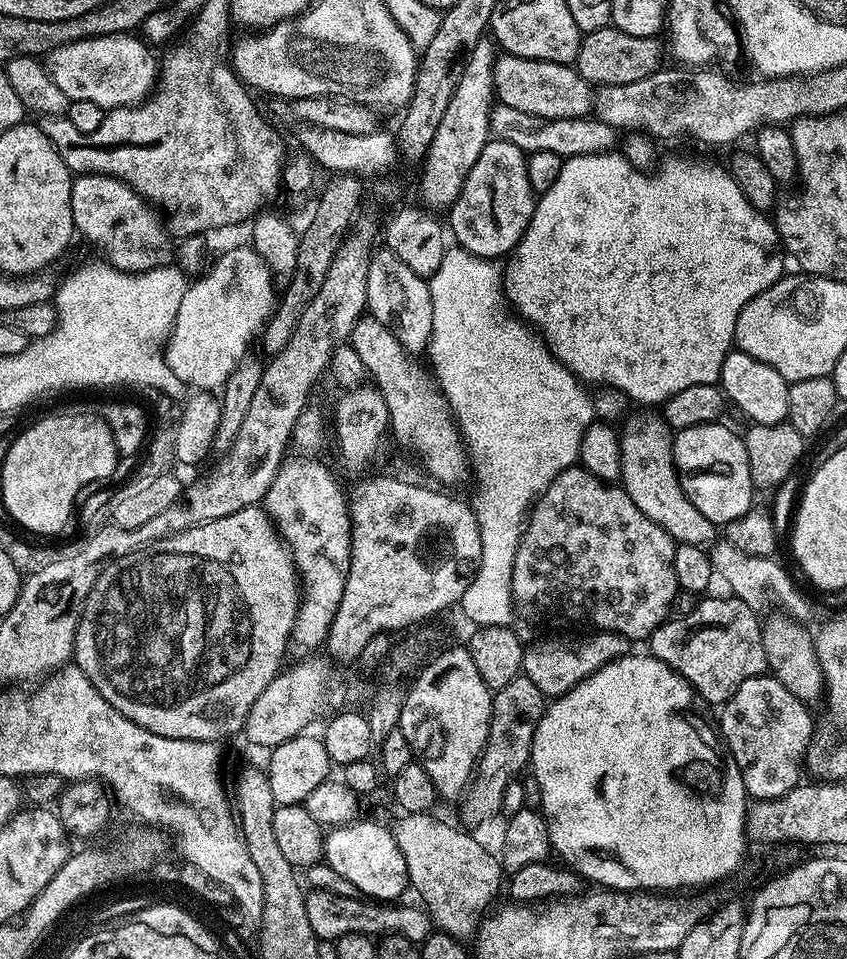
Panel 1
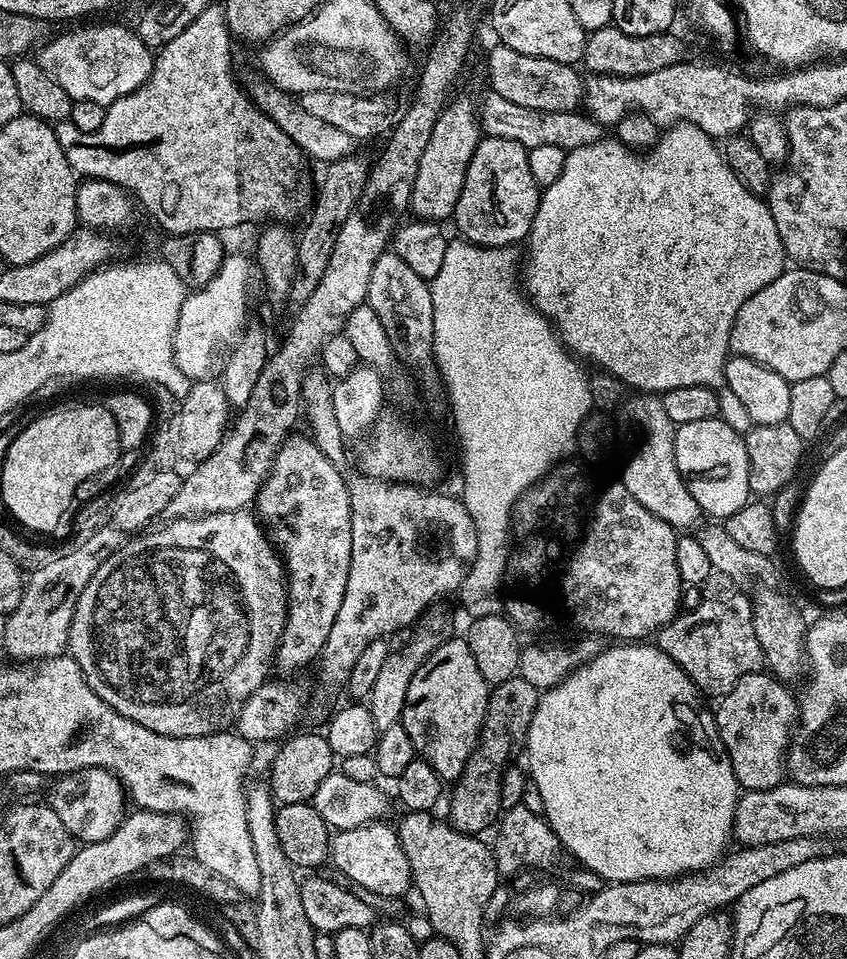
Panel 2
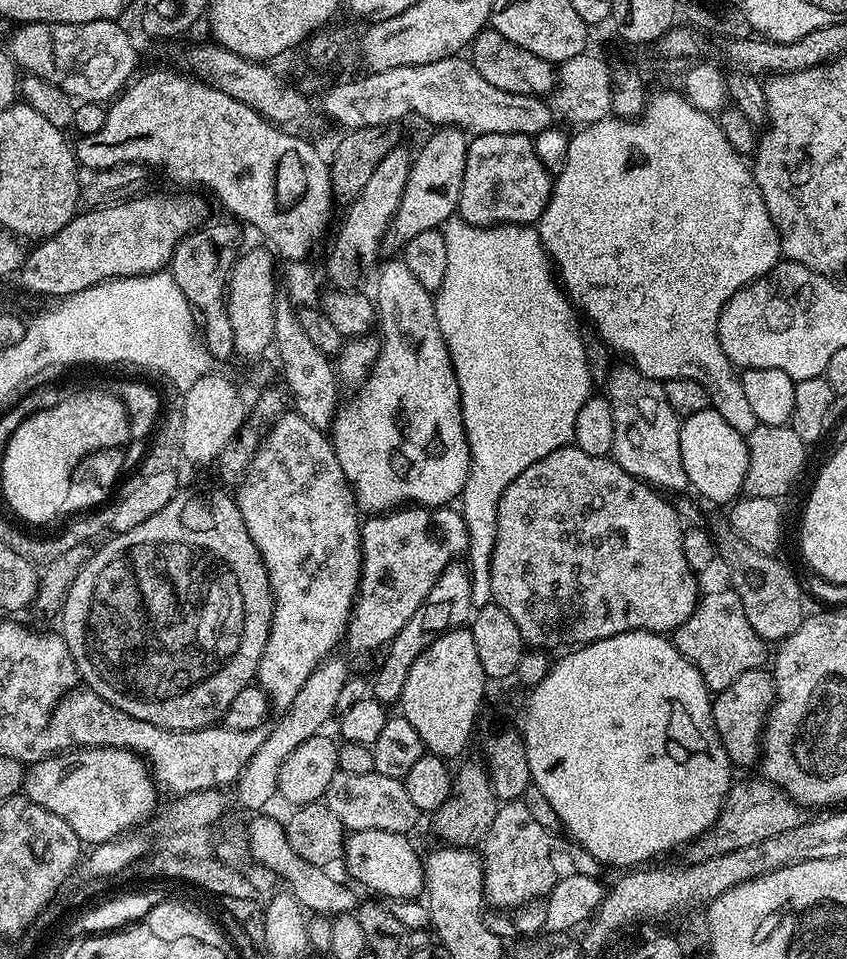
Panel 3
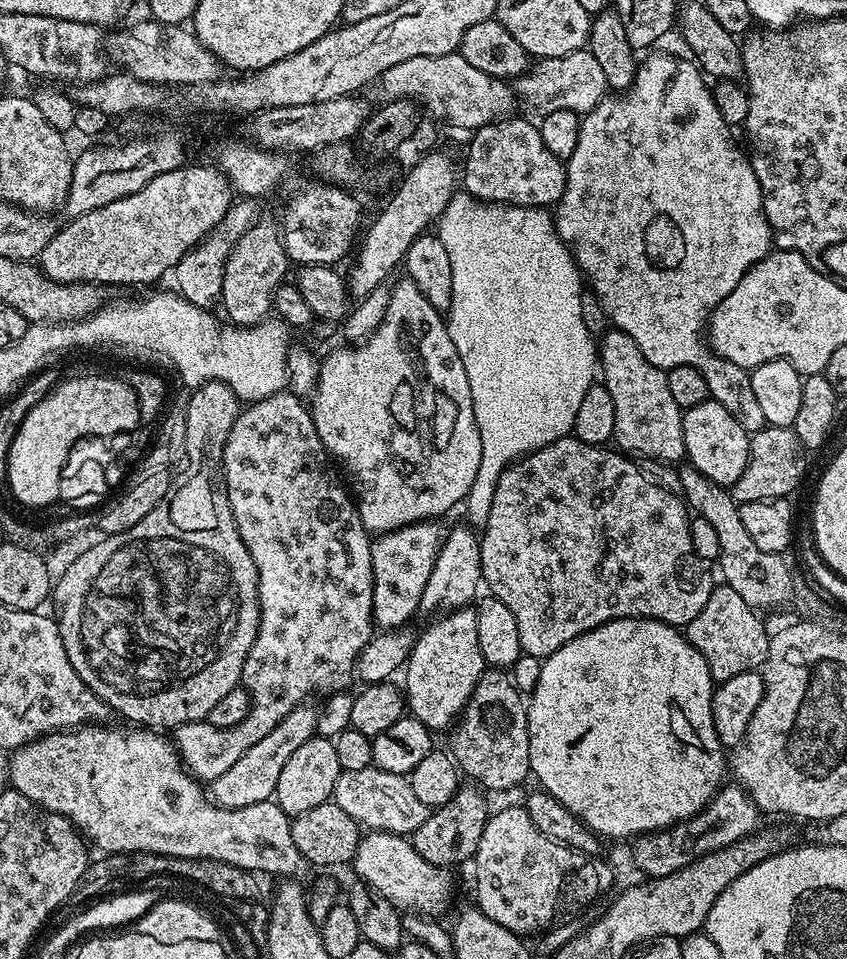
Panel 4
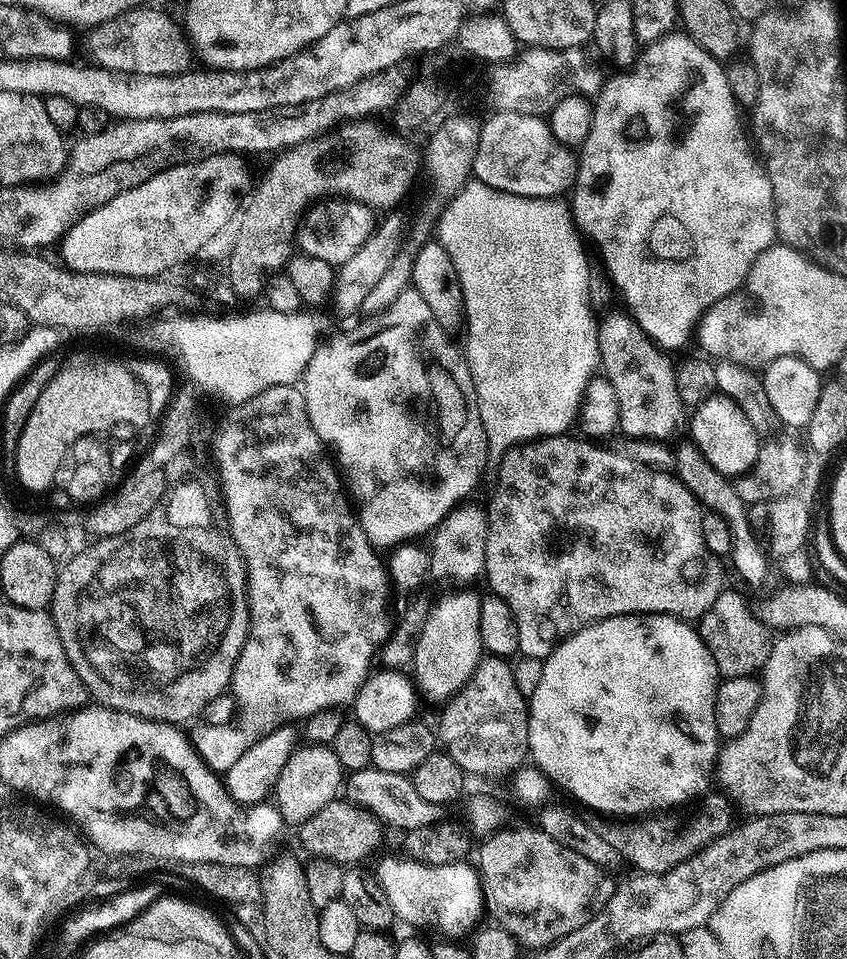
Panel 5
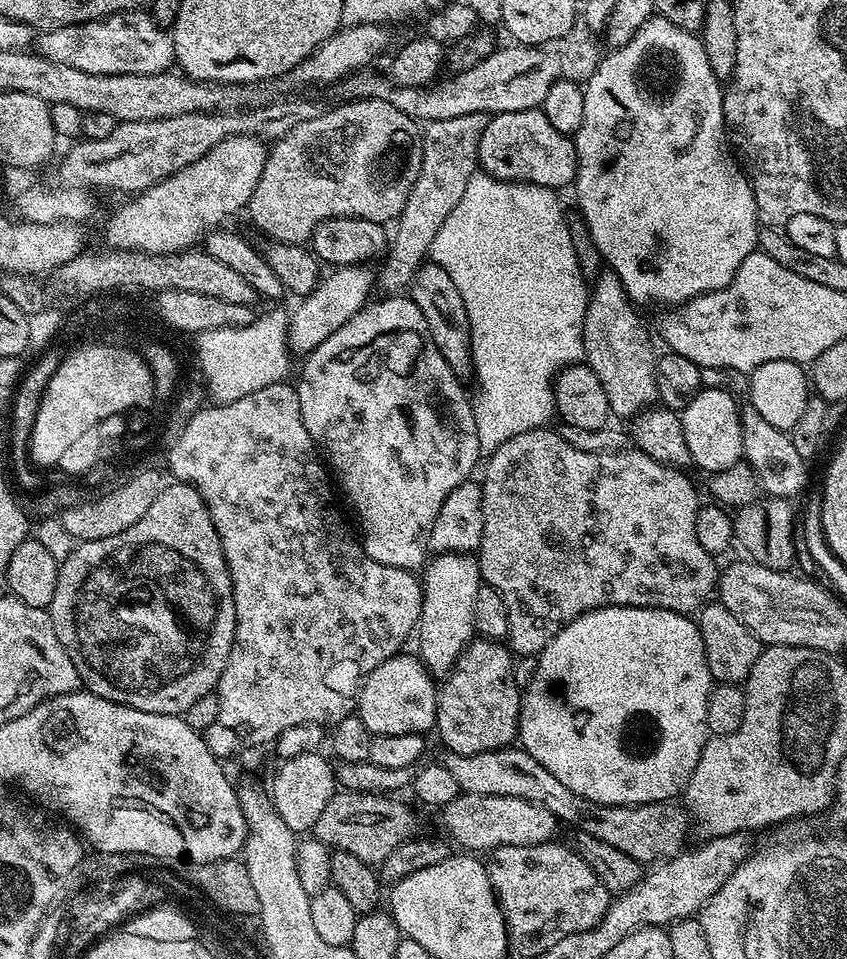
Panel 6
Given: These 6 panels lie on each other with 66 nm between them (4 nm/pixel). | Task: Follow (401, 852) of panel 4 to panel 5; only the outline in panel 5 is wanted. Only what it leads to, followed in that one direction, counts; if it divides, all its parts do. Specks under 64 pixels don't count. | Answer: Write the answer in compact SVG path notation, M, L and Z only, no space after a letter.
M384 856L380 860L380 865L374 868L374 875L380 881L386 898L390 898L390 906L397 921L405 920L416 928L437 928L444 938L460 938L456 936L466 935L479 922L480 915L483 917L486 912L480 873L470 865L471 863L461 862L450 866L426 866L418 863L417 860L400 858L400 861L396 861L392 856Z

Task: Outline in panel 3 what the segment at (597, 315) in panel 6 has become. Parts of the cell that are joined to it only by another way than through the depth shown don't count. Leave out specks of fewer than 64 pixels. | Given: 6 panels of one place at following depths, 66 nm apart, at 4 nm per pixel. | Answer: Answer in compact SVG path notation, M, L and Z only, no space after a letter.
M624 362L621 368L616 366L611 369L606 395L614 410L614 446L610 453L611 459L635 480L641 480L665 493L683 493L689 487L689 482L682 466L680 449L682 420L672 409L670 402L666 402L663 383L643 376L631 363Z

